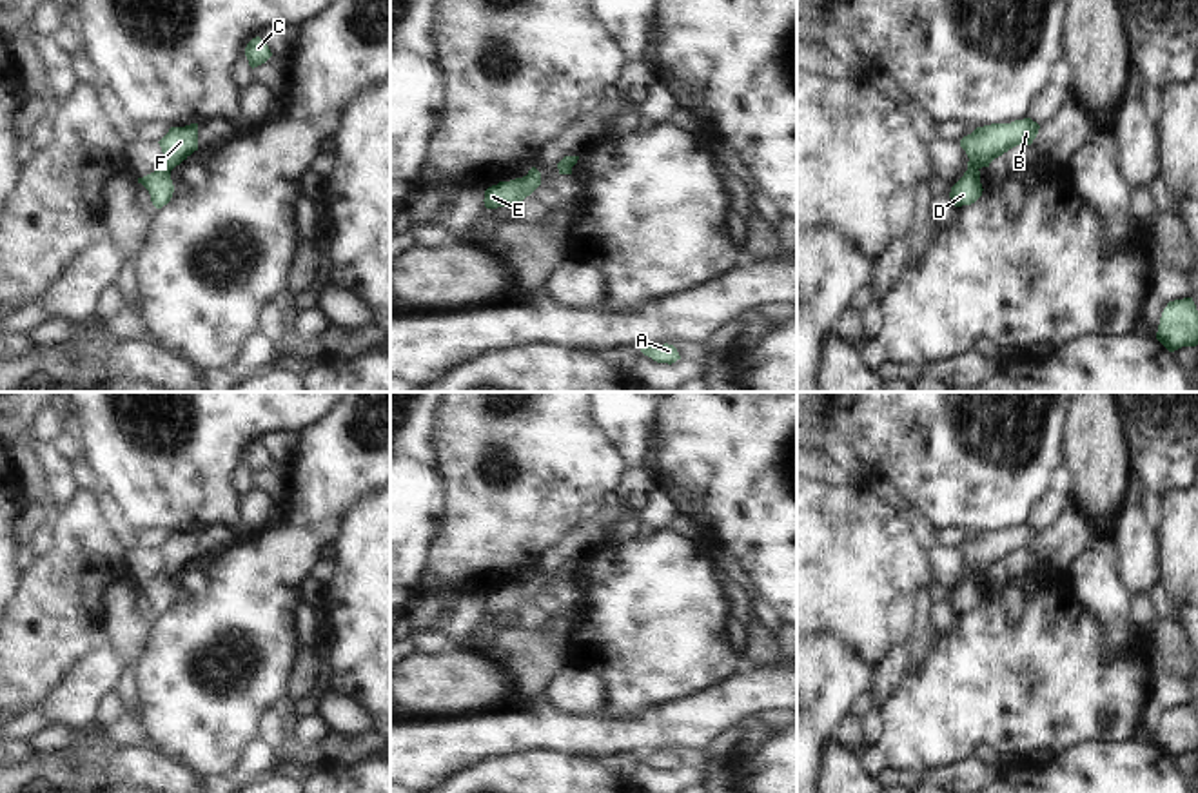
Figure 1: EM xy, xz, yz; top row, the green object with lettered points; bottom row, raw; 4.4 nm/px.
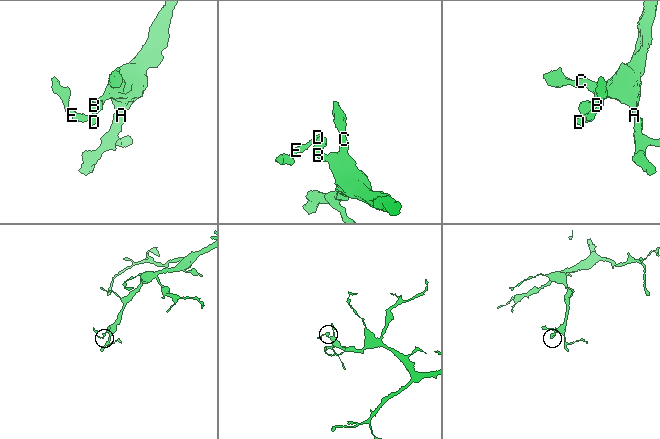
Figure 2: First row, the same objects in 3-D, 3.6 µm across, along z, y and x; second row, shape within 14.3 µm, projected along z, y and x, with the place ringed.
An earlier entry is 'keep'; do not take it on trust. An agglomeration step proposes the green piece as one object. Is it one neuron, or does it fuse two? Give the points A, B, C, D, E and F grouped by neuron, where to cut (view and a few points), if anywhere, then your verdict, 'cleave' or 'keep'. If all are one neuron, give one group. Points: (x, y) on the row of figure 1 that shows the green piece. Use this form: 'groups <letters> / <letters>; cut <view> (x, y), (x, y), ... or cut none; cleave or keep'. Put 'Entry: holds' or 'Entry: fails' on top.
Entry: fails
groups A B C F / D E; cut yz (968, 167), (977, 169); cleave

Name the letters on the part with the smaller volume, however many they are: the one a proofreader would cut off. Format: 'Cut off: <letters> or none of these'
Cut off: D, E

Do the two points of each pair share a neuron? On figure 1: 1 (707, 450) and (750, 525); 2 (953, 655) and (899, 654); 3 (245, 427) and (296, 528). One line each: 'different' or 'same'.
1: same
2: different
3: different

